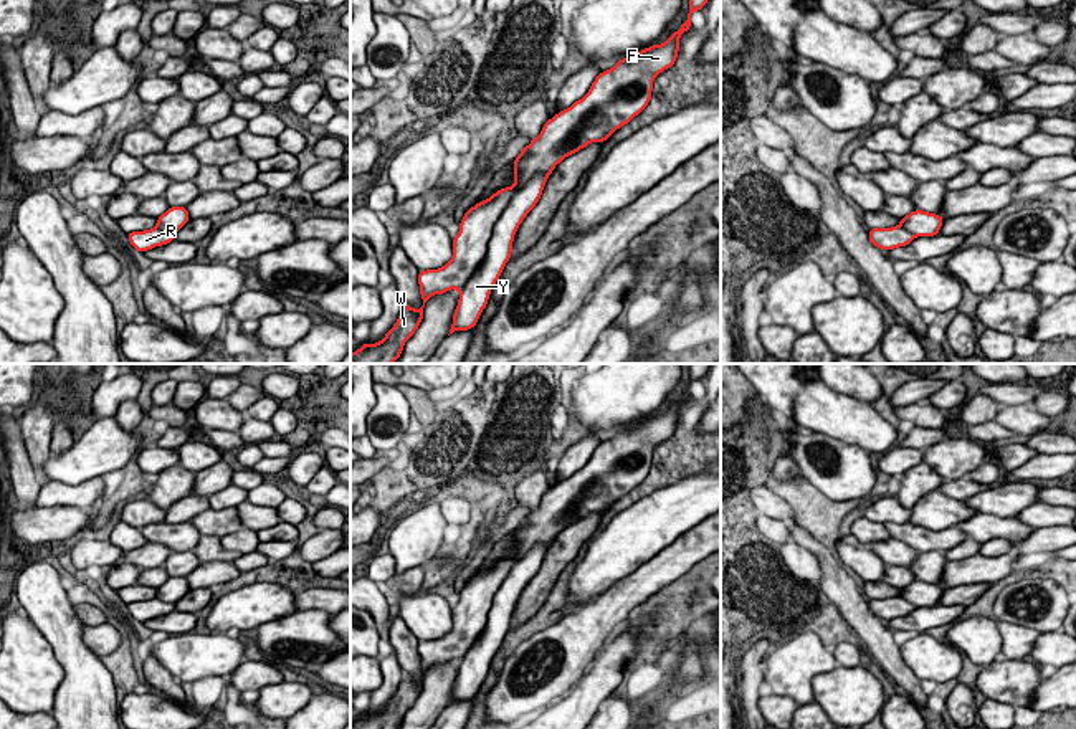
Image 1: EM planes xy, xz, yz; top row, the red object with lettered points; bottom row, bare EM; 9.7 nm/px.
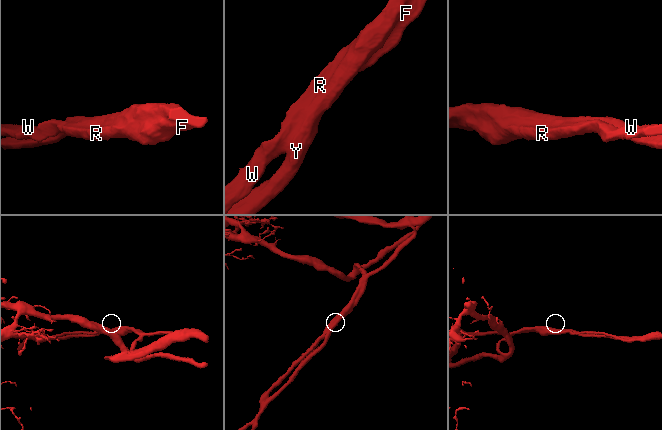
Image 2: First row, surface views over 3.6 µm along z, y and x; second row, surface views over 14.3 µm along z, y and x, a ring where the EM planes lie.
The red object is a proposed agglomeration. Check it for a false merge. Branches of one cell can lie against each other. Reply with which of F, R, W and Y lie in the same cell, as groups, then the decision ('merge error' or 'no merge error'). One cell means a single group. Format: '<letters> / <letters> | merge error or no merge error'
F R W / Y | merge error

